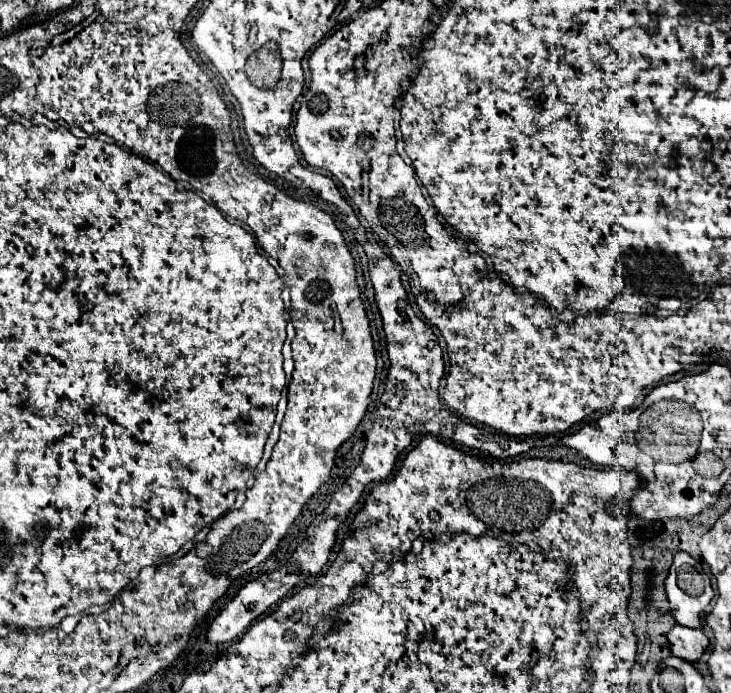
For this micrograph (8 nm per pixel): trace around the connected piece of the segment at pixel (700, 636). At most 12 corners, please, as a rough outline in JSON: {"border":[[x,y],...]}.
{"border":[[679,623],[669,631],[671,653],[691,663],[709,645],[701,629]]}

